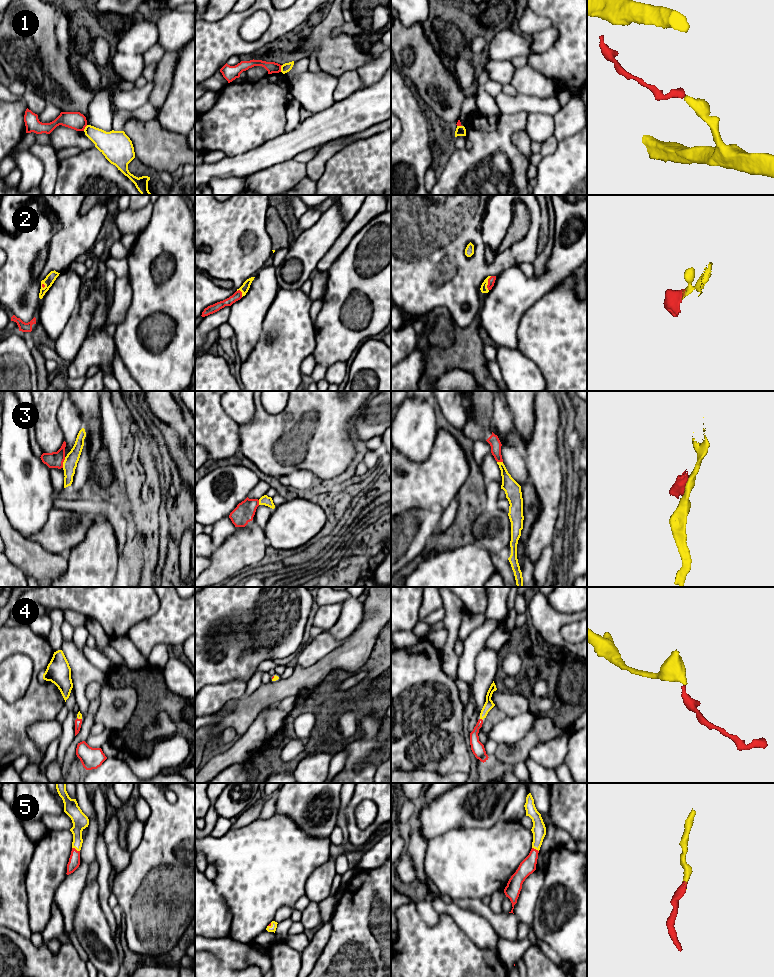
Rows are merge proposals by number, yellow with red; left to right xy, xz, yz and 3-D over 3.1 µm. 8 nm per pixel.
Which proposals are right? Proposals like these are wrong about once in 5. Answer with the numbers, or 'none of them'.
2, 4, 5

